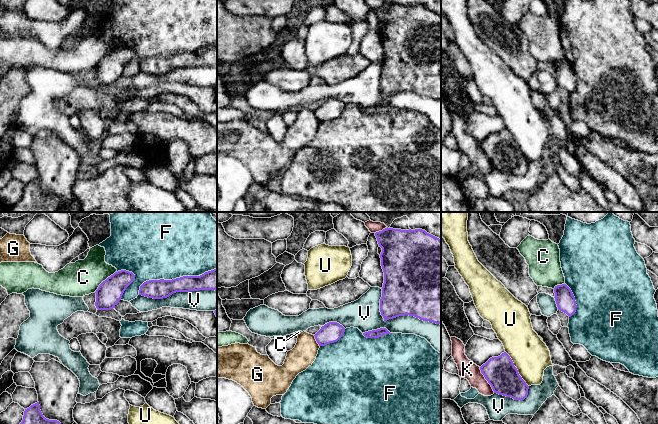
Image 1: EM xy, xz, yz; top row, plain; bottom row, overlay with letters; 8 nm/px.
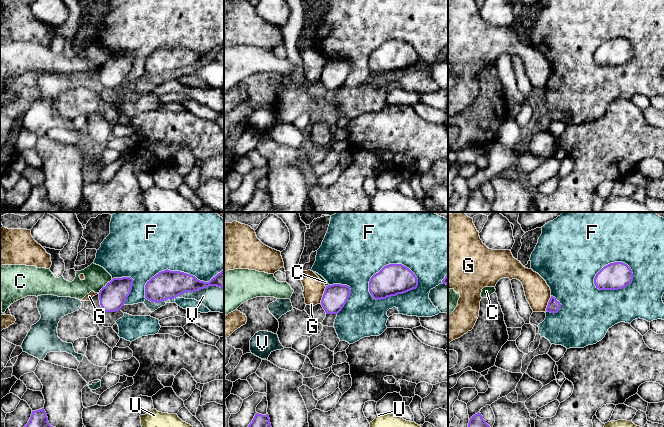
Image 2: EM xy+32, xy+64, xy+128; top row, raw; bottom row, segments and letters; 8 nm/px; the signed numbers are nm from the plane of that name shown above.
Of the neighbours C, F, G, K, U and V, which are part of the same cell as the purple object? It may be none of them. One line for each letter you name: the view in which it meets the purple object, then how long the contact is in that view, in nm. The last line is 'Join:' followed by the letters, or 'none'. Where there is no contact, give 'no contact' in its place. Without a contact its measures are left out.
Join: none

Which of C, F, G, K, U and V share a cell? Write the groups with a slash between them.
C / F / G / K / U / V

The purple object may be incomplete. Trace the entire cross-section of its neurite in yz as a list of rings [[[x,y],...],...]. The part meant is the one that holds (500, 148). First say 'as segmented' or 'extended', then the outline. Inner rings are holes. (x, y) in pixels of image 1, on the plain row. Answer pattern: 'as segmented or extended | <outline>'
as segmented | [[[504,128],[498,133],[490,134],[480,143],[481,149],[491,161],[494,169],[524,176],[529,162],[519,151],[510,132]]]

